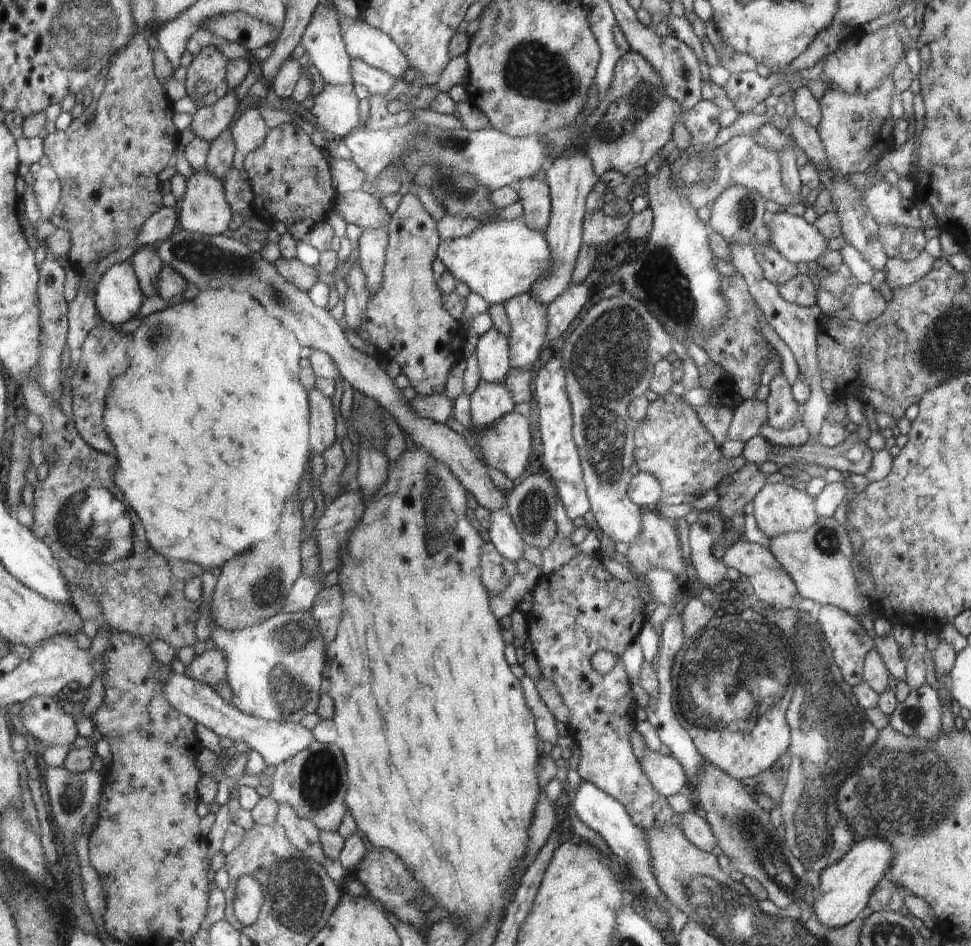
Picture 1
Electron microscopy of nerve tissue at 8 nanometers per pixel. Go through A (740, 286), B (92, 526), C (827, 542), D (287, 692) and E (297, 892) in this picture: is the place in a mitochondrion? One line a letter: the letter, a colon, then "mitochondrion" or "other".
A: other
B: mitochondrion
C: mitochondrion
D: mitochondrion
E: mitochondrion

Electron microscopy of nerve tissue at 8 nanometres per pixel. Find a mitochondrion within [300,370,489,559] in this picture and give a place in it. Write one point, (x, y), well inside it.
(440, 514)

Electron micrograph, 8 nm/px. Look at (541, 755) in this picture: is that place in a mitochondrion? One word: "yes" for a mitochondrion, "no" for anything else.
no

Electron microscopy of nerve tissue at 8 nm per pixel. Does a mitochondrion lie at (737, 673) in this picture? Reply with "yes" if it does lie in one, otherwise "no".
yes

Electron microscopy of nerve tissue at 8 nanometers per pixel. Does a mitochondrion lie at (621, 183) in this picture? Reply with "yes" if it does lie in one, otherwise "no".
no

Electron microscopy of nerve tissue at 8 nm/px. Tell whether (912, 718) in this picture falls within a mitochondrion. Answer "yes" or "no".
yes

